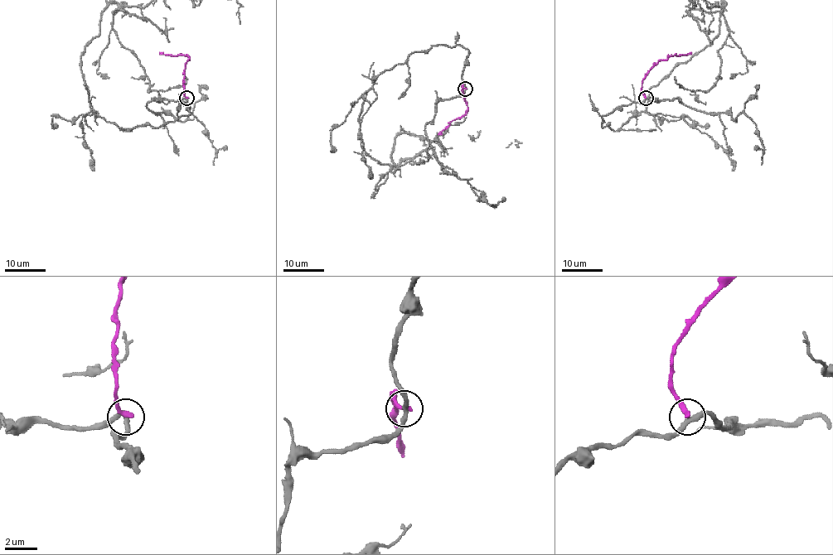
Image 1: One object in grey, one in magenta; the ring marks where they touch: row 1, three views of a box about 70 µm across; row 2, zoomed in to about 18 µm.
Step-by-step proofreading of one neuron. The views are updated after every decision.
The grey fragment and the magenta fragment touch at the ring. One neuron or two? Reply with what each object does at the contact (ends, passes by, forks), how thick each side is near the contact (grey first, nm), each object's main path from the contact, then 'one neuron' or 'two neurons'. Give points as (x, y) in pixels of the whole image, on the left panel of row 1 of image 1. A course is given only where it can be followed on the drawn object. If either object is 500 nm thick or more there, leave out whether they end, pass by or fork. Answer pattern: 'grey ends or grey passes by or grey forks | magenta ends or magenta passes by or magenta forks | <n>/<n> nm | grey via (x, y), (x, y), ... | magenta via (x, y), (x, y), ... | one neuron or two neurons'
grey passes by | magenta ends | 280/300 nm | grey via (186, 98), (190, 114), (130, 131), (91, 108), (81, 66), (99, 33) | magenta via (186, 98), (183, 80), (185, 65), (189, 58), (185, 55), (159, 52) | two neurons

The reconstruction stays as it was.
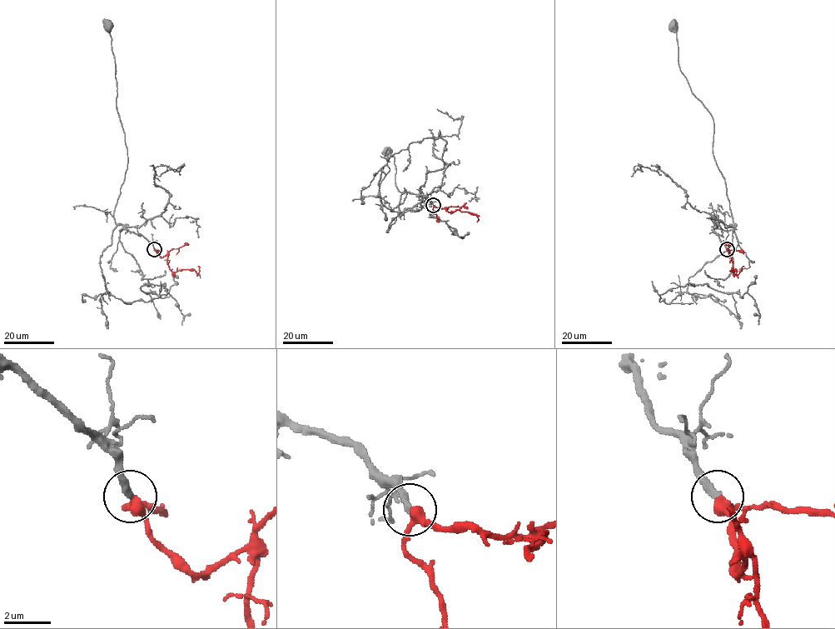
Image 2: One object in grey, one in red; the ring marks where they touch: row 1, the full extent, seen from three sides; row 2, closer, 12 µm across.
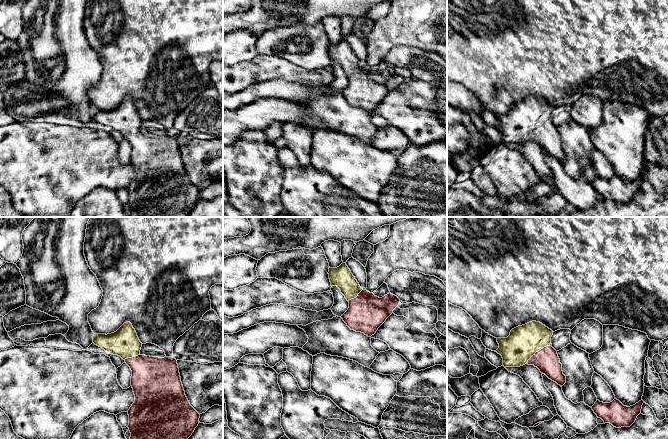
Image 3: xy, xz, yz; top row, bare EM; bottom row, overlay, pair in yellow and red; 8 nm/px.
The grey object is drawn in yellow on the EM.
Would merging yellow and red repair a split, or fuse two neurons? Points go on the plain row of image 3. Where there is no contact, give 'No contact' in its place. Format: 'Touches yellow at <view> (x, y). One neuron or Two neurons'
Touches yellow at yz (532, 131). One neuron

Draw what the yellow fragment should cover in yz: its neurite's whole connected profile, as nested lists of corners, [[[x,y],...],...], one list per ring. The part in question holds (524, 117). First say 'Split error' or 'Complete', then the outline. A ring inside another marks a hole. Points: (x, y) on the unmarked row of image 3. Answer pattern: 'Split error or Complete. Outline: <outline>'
Split error. Outline: [[[532,97],[512,105],[507,114],[497,114],[499,124],[495,128],[502,132],[504,143],[534,141],[549,155],[563,162],[566,159],[566,152],[563,150],[557,127],[549,121],[552,111],[551,105],[540,98]]]

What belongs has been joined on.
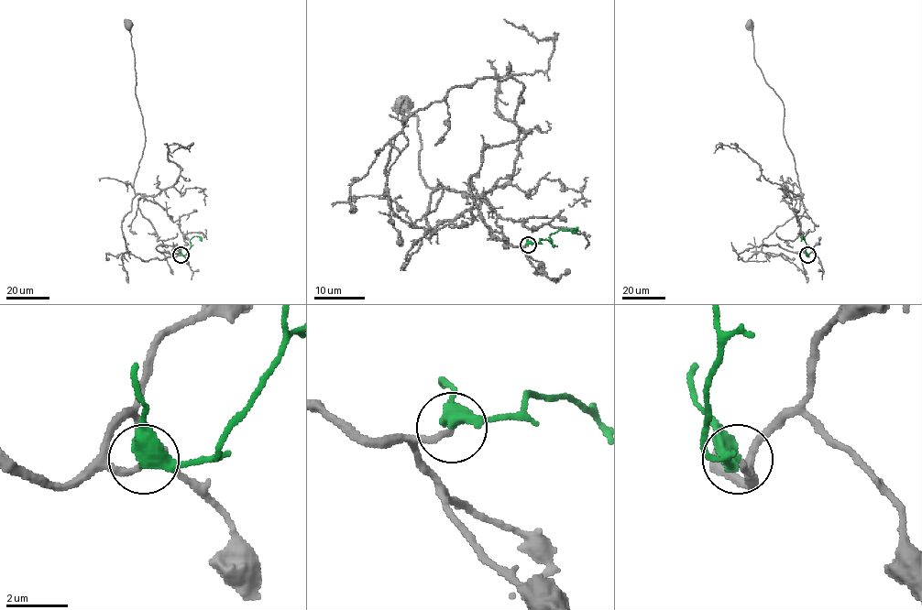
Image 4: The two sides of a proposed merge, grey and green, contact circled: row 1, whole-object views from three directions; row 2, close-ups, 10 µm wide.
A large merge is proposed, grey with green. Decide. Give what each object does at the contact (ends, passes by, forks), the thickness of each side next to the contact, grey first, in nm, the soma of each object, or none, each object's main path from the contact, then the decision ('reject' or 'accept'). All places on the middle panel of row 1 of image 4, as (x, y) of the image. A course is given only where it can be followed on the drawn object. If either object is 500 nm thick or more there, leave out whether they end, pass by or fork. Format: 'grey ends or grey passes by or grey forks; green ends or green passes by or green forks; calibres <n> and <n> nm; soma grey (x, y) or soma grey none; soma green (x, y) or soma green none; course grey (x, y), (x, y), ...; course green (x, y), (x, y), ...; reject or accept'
grey ends; green passes by; calibres 190 and 460 nm; soma grey (402, 104); soma green none; course grey (528, 245), (468, 181), (518, 137), (522, 84), (408, 118), (386, 192), (418, 227), (443, 186), (403, 104); course green (528, 245), (541, 240), (551, 241), (550, 235), (560, 229), (574, 231), (577, 227); accept

